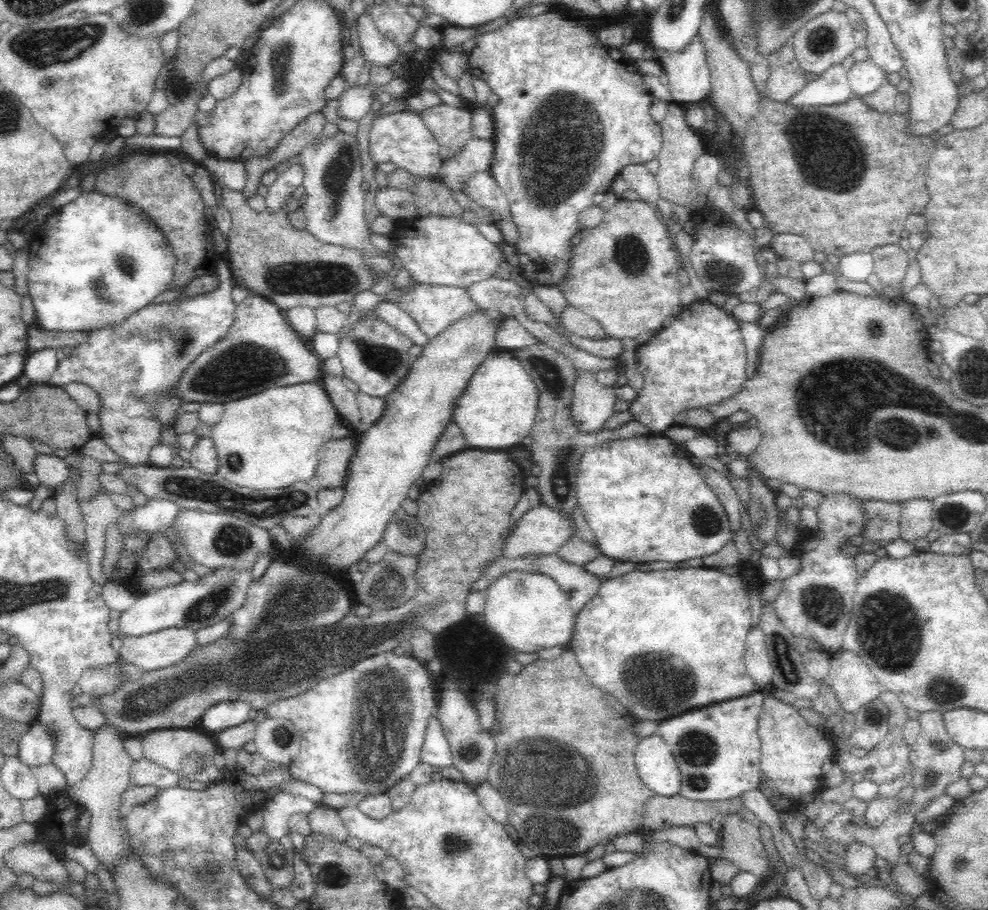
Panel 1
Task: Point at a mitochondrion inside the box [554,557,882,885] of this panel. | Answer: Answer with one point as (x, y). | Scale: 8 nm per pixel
(656, 682)

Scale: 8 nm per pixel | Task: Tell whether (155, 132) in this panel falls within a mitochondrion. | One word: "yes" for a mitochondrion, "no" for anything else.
no

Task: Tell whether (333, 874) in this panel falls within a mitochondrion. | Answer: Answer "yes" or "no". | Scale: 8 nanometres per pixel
yes

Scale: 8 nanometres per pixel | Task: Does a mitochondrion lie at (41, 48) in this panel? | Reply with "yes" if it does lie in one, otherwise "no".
yes

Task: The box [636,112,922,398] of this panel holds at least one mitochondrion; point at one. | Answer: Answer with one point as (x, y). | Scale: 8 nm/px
(814, 139)

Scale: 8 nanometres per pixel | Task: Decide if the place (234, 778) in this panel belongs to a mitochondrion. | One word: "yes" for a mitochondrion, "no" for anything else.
no

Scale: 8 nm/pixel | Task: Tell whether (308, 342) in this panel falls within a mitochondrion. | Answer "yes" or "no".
no

